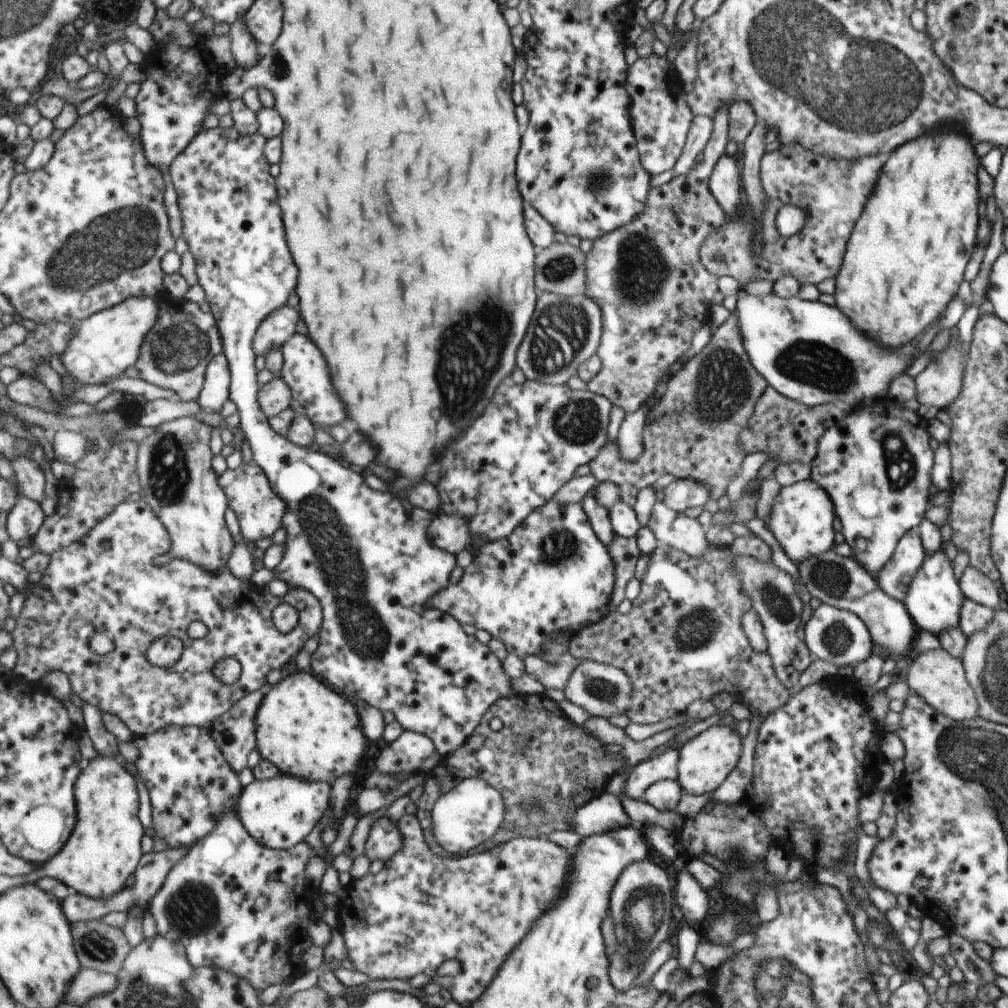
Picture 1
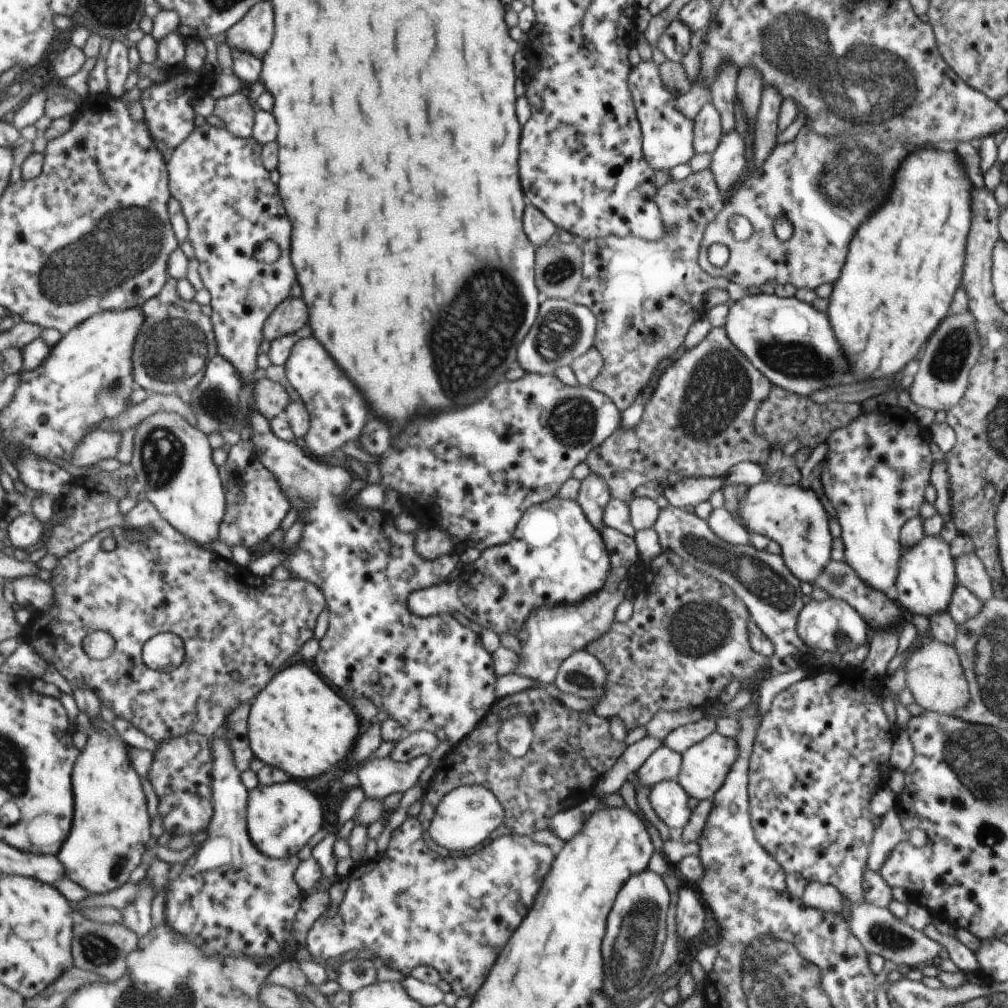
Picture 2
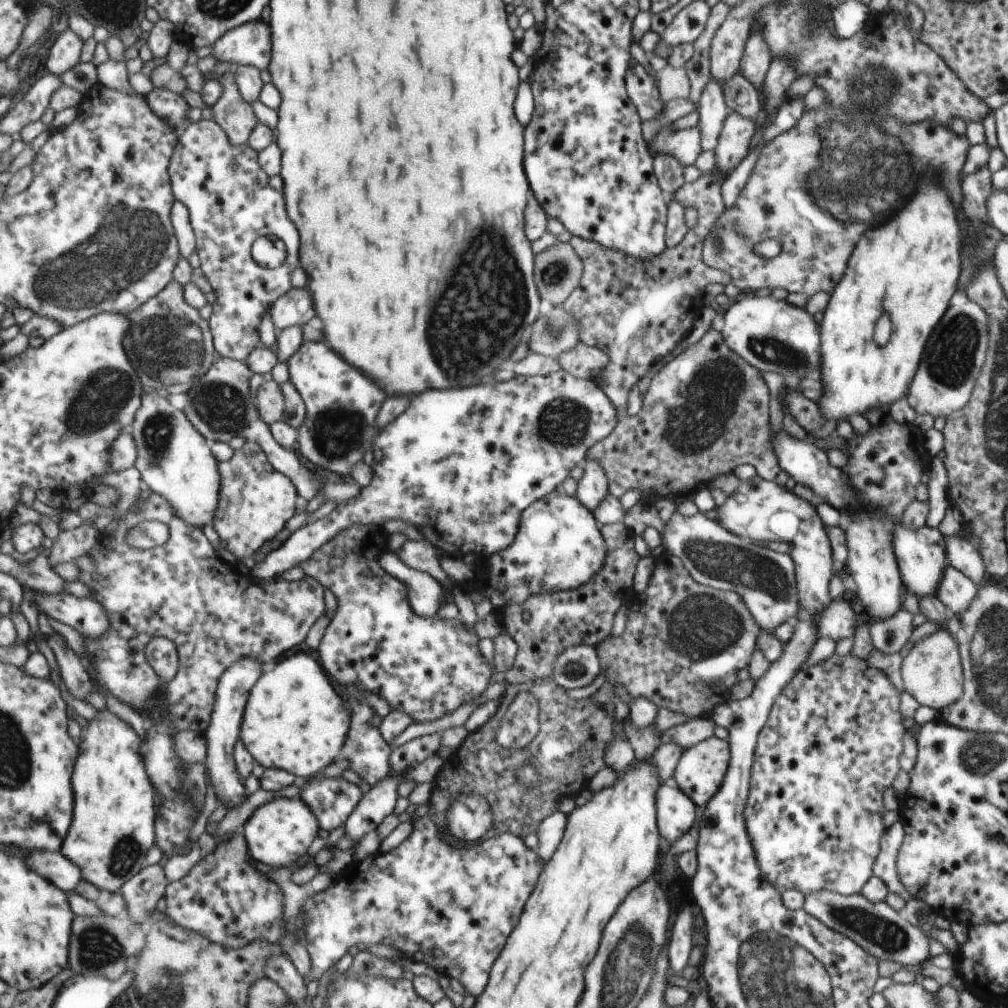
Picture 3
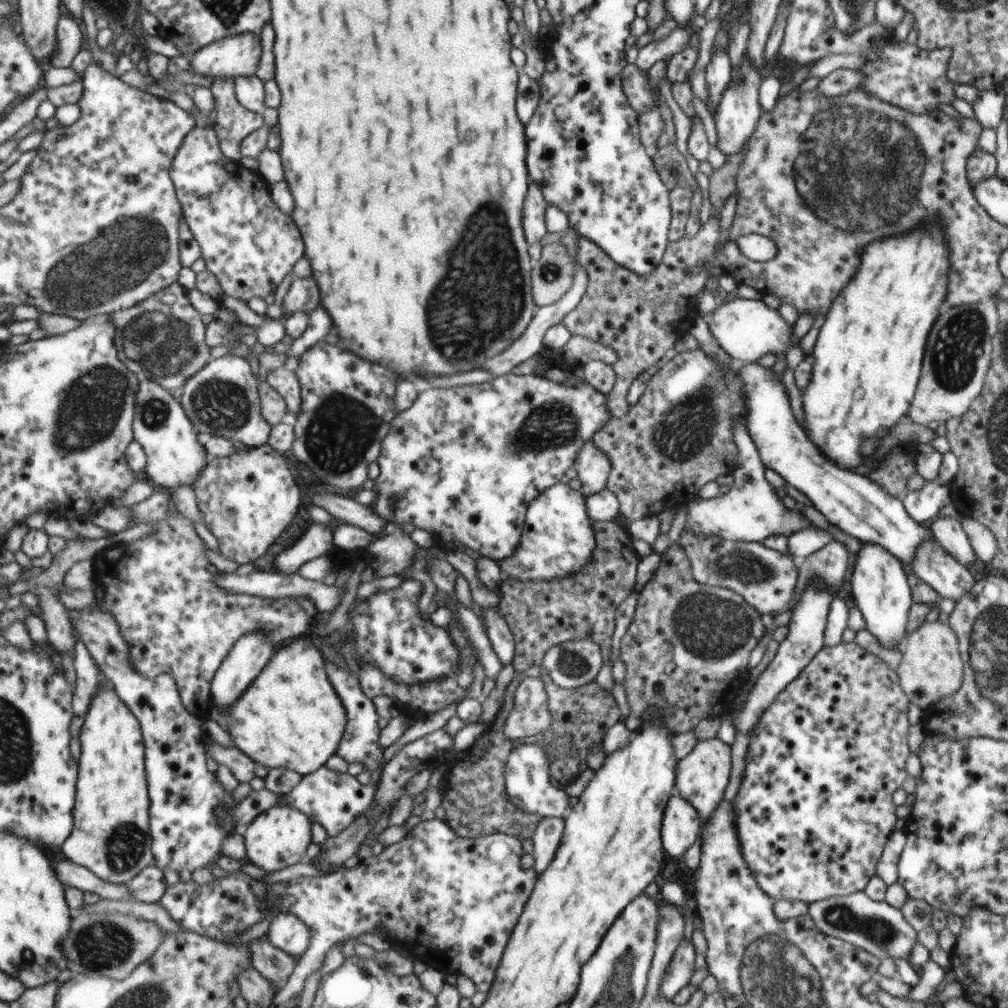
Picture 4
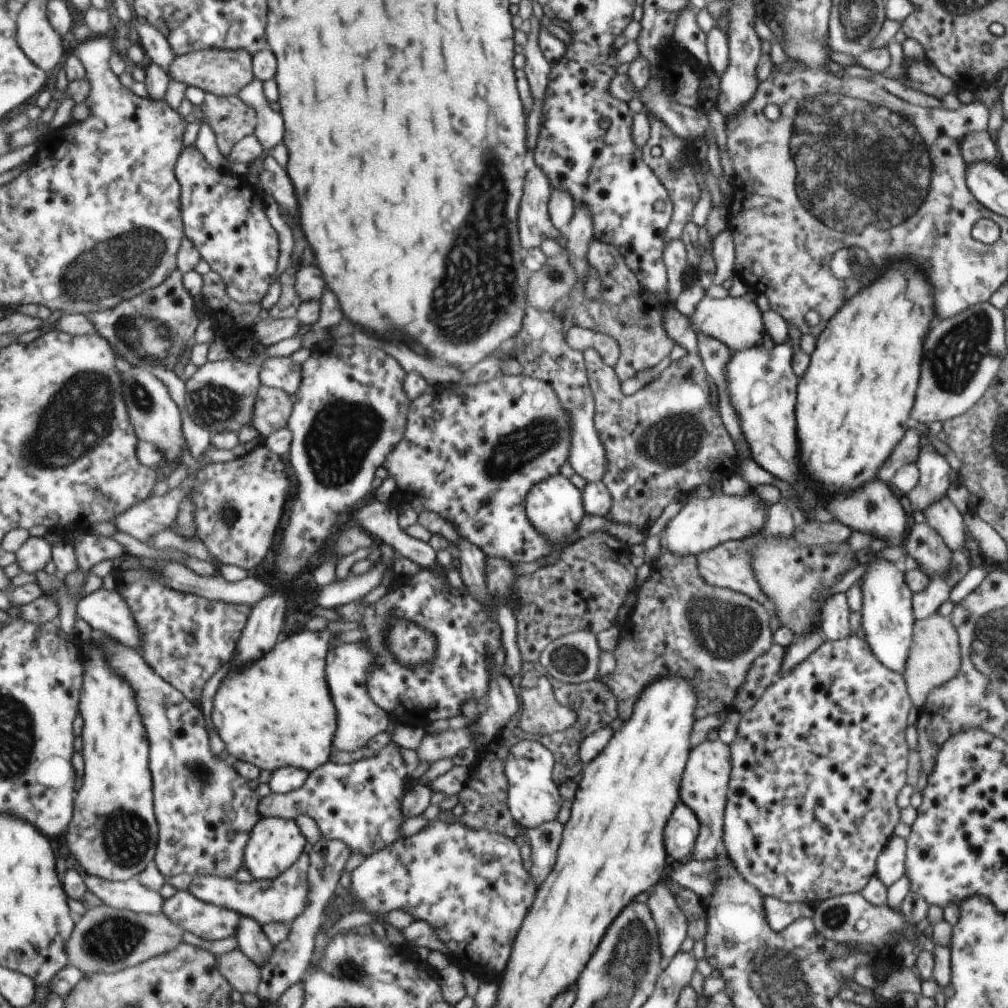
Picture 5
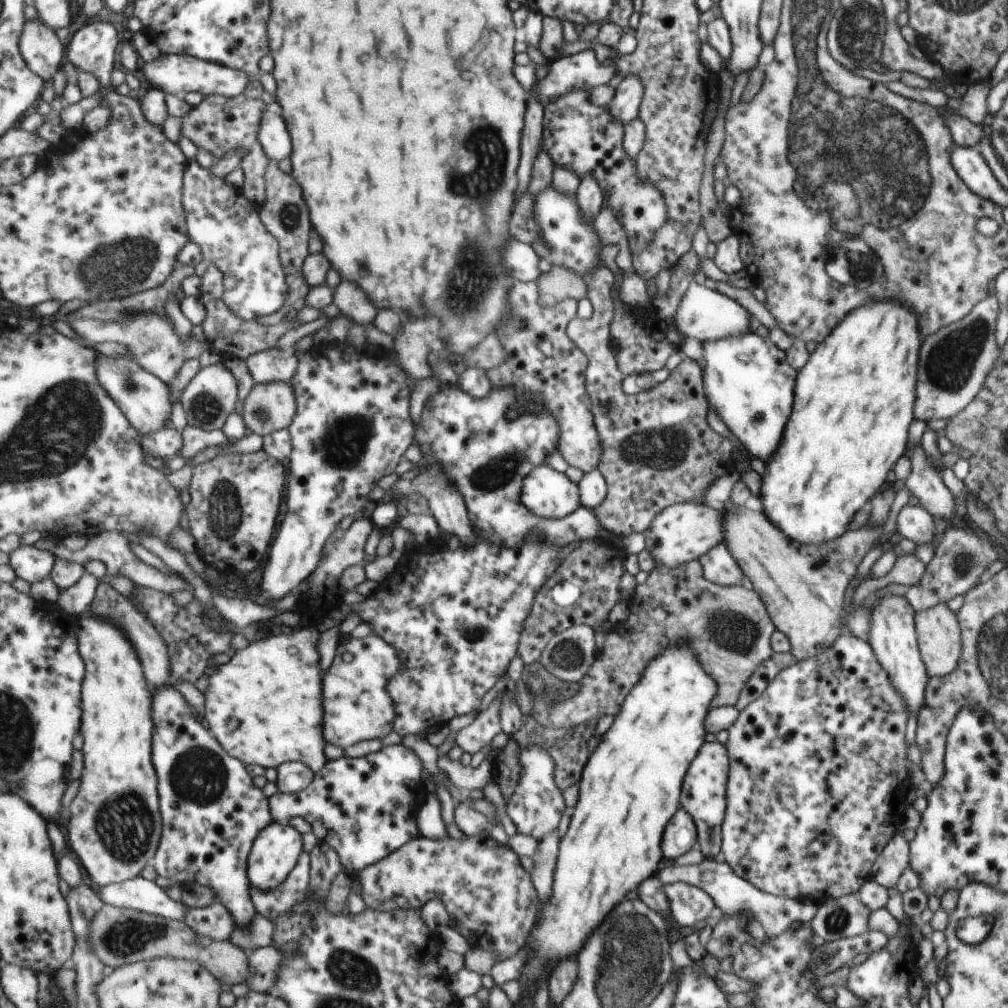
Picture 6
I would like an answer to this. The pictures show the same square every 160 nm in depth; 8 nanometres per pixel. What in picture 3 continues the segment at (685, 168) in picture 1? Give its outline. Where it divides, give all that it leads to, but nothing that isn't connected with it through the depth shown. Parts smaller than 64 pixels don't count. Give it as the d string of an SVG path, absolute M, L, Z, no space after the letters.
M710 78L703 87L696 106L698 121L695 127L701 131L701 150L713 151L723 121L732 112L725 104L721 85Z

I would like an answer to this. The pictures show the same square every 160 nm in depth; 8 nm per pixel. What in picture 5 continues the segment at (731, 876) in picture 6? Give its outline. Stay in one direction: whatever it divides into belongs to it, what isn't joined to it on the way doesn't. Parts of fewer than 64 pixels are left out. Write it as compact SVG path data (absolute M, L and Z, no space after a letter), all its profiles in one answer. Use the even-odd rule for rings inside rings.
M693 859L676 863L668 876L679 884L681 889L689 889L697 896L706 898L712 893L716 881L717 864L712 859L695 861ZM765 897L763 902L765 921L773 932L783 930L796 918L807 917L812 919L814 913L811 905L803 903L786 903L773 897Z

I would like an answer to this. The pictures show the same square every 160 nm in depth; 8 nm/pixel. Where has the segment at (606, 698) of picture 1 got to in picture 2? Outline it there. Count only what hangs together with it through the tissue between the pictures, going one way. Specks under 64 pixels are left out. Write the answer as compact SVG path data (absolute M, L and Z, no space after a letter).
M581 649L561 662L553 684L558 691L579 698L600 699L605 694L607 676L602 663Z

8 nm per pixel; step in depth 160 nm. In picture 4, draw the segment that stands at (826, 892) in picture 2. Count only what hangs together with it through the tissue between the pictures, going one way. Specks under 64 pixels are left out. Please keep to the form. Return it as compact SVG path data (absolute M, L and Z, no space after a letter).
M858 891L850 895L842 897L829 897L820 901L813 901L807 904L807 914L813 919L814 925L827 936L843 939L845 942L851 943L854 947L866 950L875 958L883 960L886 958L903 958L907 960L911 948L917 944L915 940L916 930L913 930L900 909L893 908L890 904L883 901L872 901L867 898L863 891Z

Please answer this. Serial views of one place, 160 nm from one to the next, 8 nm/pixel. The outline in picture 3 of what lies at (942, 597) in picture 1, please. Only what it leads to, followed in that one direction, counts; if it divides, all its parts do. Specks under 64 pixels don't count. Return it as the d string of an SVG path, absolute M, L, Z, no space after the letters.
M898 523L894 527L892 542L898 559L898 570L901 572L903 586L906 586L907 592L917 599L935 596L944 571L949 566L945 537L937 529L927 527L927 525L919 529L910 529Z

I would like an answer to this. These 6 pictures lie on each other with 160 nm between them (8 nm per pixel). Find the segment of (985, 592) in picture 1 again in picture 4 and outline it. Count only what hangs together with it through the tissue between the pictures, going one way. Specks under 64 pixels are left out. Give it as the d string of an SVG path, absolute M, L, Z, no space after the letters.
M949 517L932 519L929 530L936 543L959 564L968 566L976 559L959 522Z

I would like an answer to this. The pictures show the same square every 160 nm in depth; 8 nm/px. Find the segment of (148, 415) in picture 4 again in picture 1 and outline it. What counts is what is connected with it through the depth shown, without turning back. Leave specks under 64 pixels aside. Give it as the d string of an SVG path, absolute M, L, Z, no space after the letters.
M194 416L177 418L171 420L171 422L159 424L159 426L155 427L155 430L153 430L150 436L147 436L147 438L139 442L138 472L142 482L142 489L145 493L144 499L151 504L151 508L153 508L155 514L158 515L158 518L162 520L169 532L172 543L171 554L173 554L175 558L185 558L185 560L189 560L189 562L201 566L203 570L209 570L209 572L215 574L215 572L219 572L223 566L228 566L231 554L234 553L235 540L233 540L233 536L231 536L231 532L229 532L229 528L227 528L227 522L225 522L225 512L227 512L227 508L230 508L230 501L227 499L226 491L219 485L219 476L215 473L212 466L214 456L213 452L211 452L211 446L209 446L209 444L211 444L211 432L213 432L213 428L211 428L209 424L197 420Z

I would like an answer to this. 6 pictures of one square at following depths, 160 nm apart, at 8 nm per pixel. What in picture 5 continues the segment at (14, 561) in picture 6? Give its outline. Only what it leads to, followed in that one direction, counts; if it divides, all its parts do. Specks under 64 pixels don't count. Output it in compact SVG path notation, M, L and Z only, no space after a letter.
M29 537L29 540L15 553L19 563L26 573L35 574L44 570L54 557L52 544L43 537Z

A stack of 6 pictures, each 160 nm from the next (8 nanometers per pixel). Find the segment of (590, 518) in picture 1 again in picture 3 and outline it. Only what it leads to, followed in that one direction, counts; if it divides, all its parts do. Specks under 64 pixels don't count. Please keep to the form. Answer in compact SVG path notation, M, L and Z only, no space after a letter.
M584 461L581 476L576 481L574 497L592 513L607 494L606 476L600 464L595 461Z

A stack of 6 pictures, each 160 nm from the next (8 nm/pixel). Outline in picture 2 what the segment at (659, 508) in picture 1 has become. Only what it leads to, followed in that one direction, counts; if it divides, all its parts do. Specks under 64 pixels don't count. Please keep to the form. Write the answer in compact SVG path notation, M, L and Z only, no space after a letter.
M669 504L658 509L652 529L656 532L663 551L670 550L677 553L700 573L728 586L747 606L750 613L749 622L755 623L771 641L773 652L769 657L776 673L783 674L803 669L805 677L808 678L823 672L819 666L811 665L815 653L797 633L797 620L802 610L799 582L780 554L758 551L751 544L727 544L719 540L711 532L706 521L696 517L695 513L690 514Z

